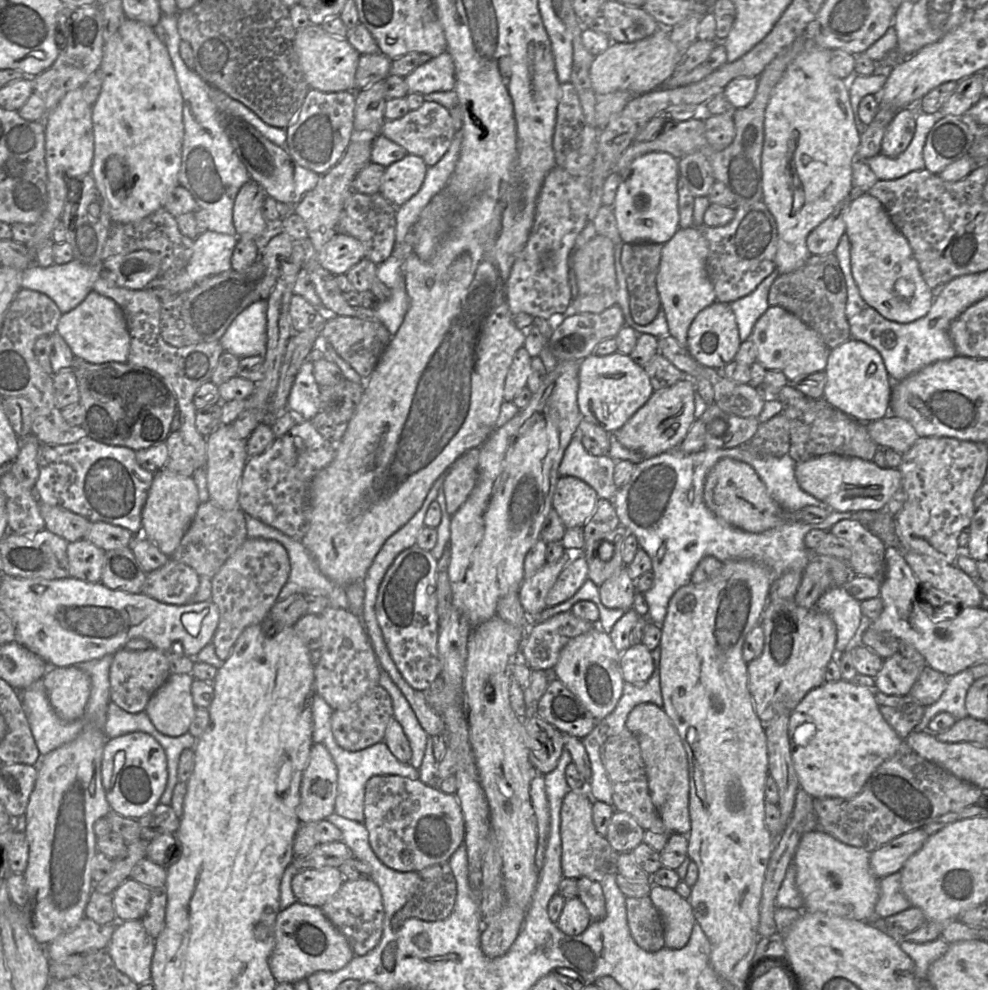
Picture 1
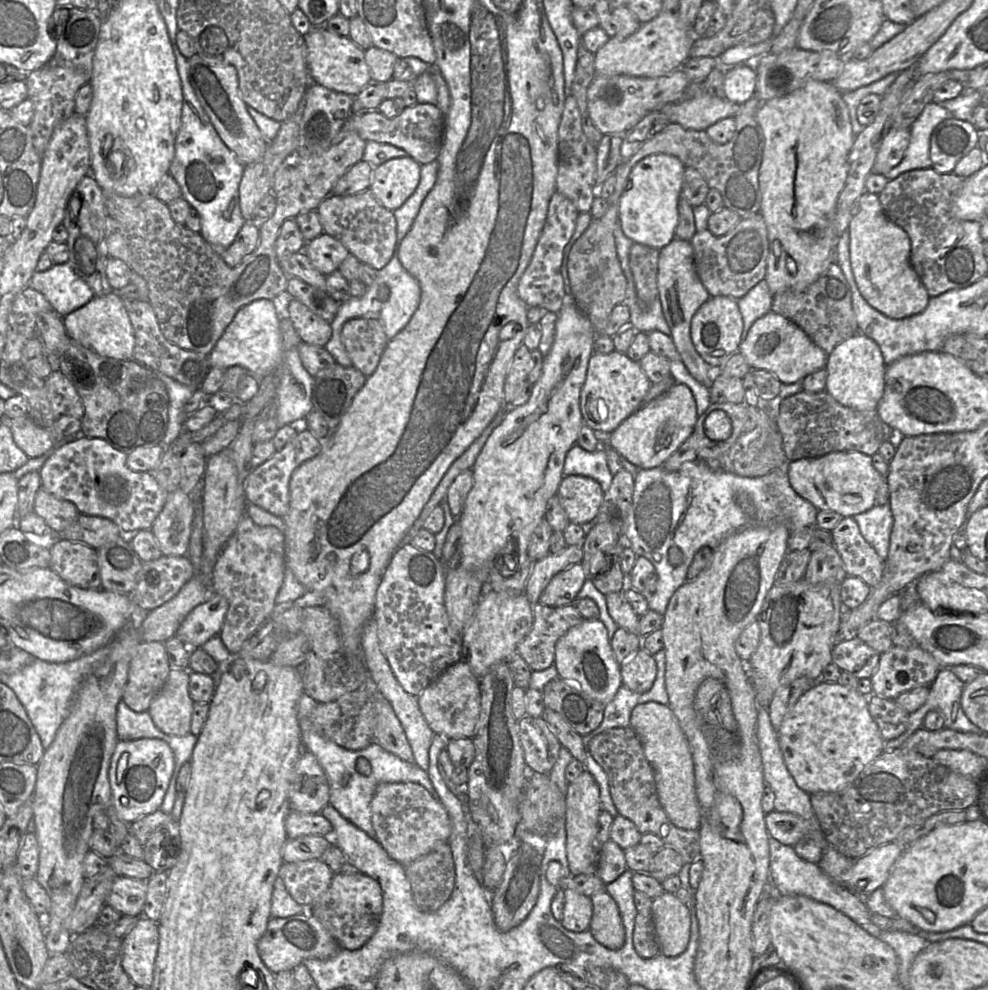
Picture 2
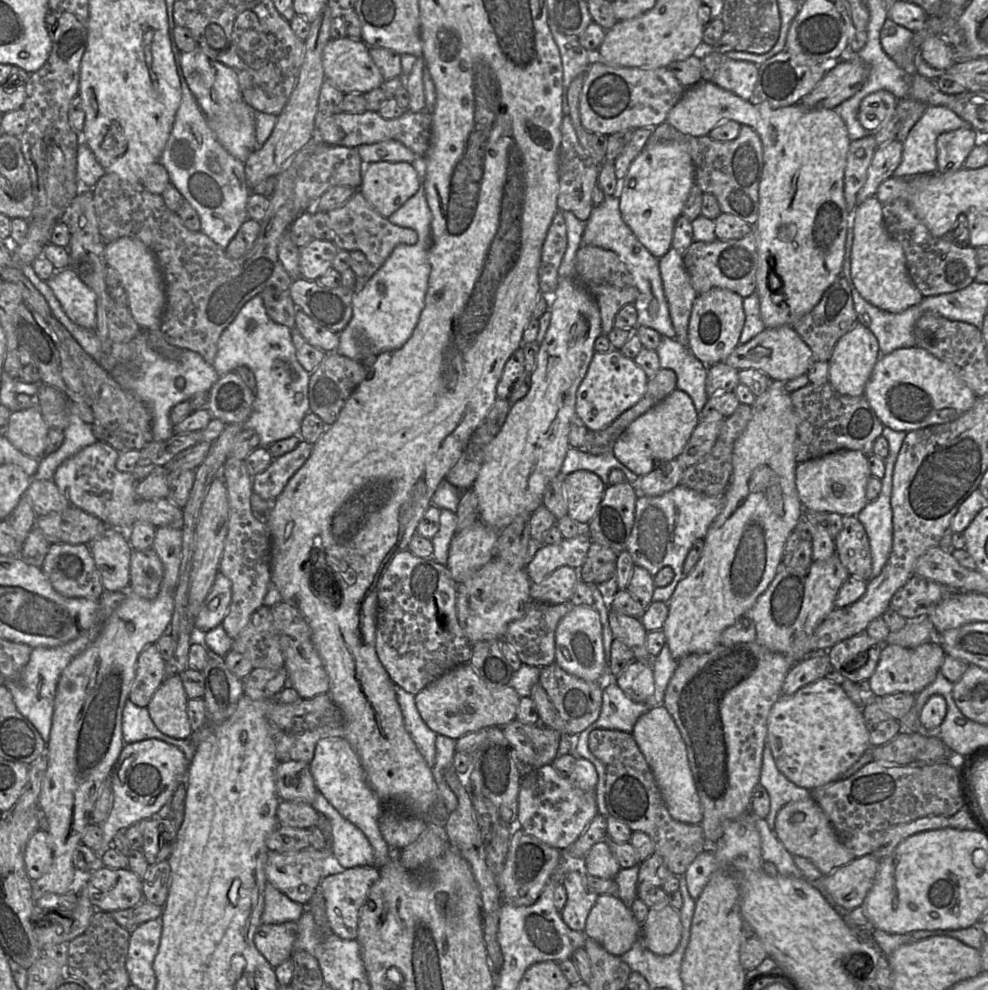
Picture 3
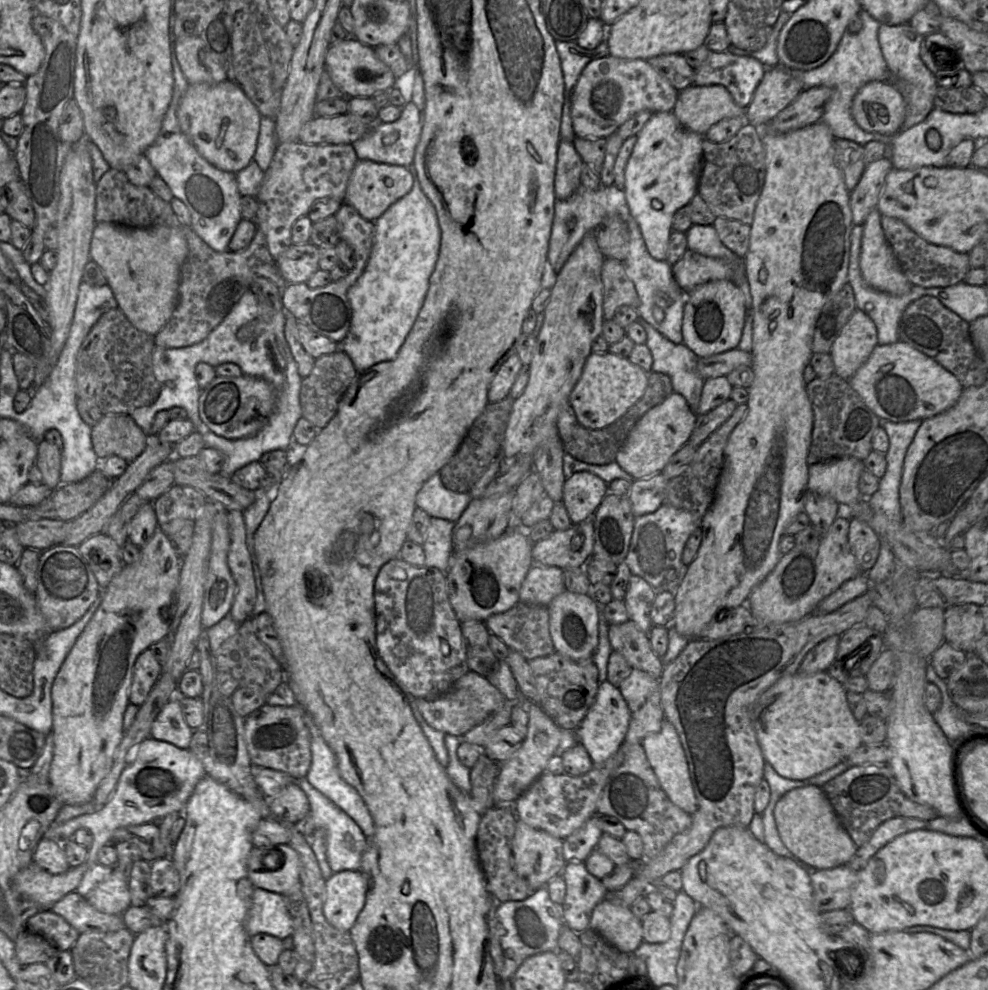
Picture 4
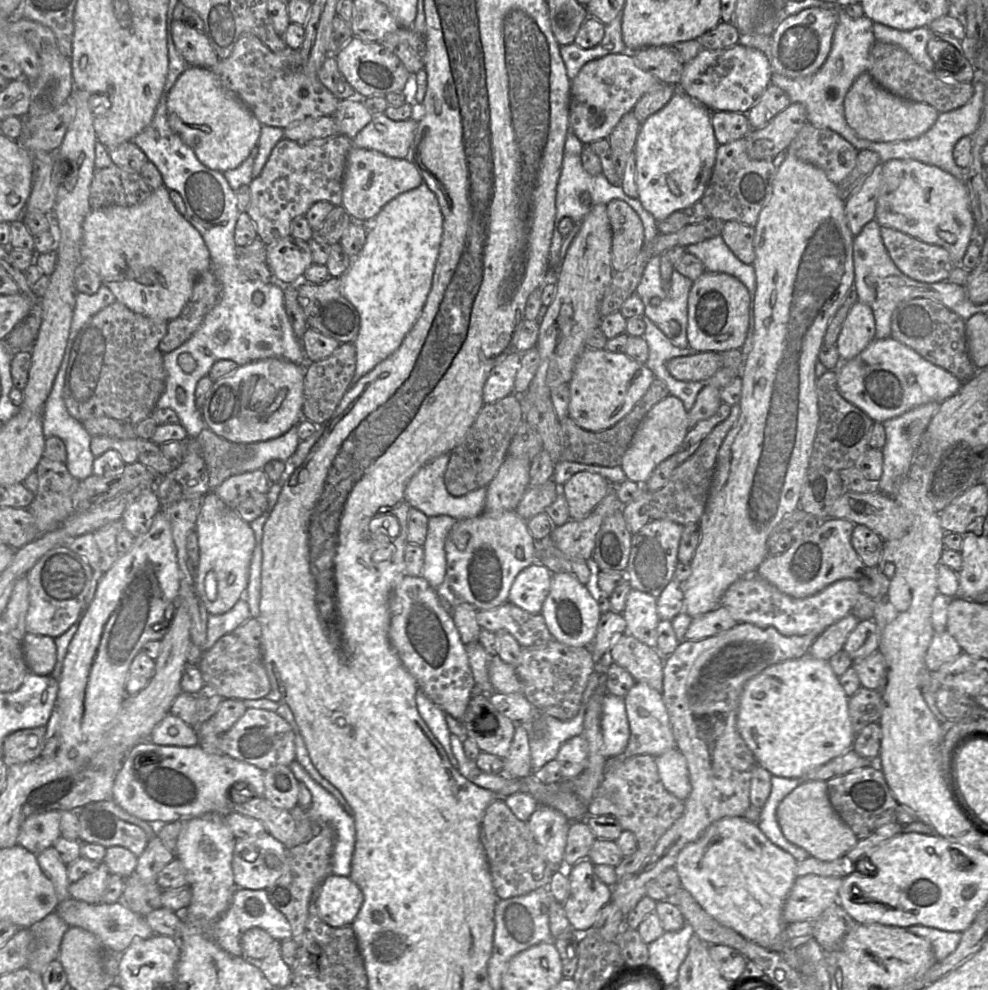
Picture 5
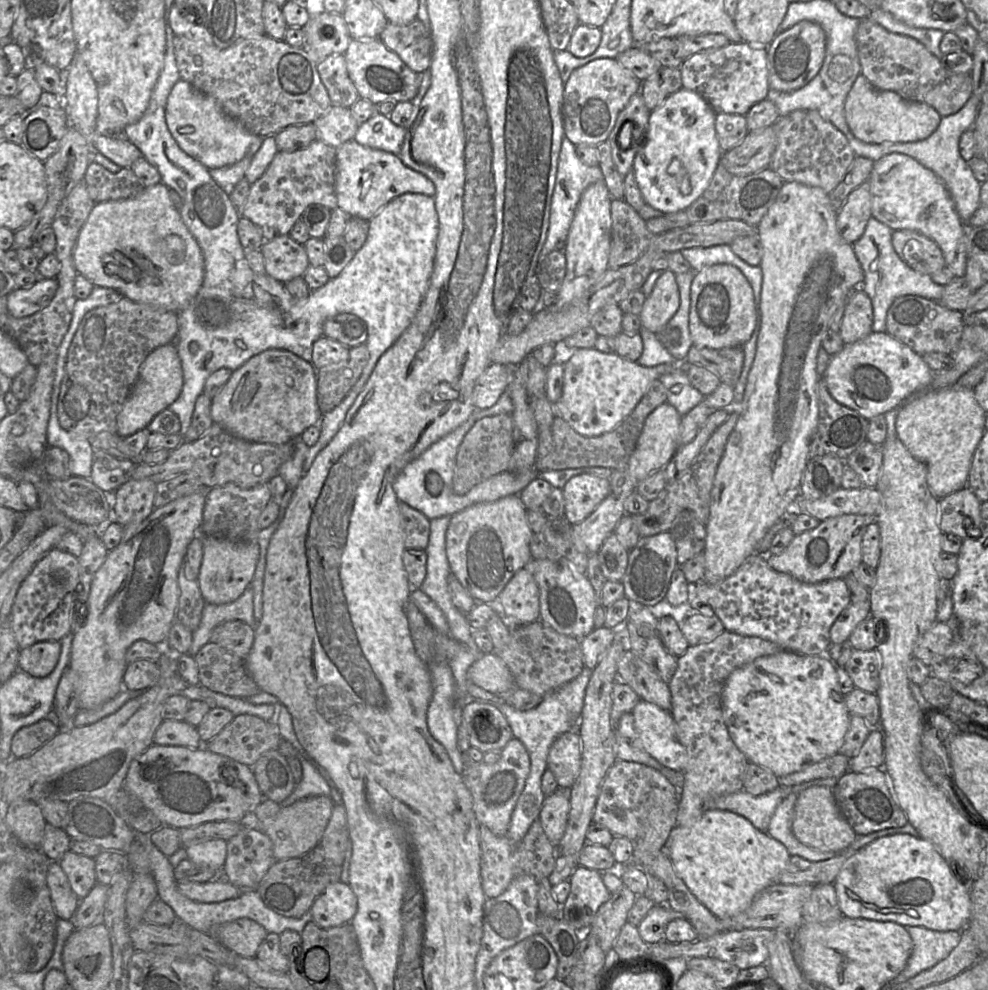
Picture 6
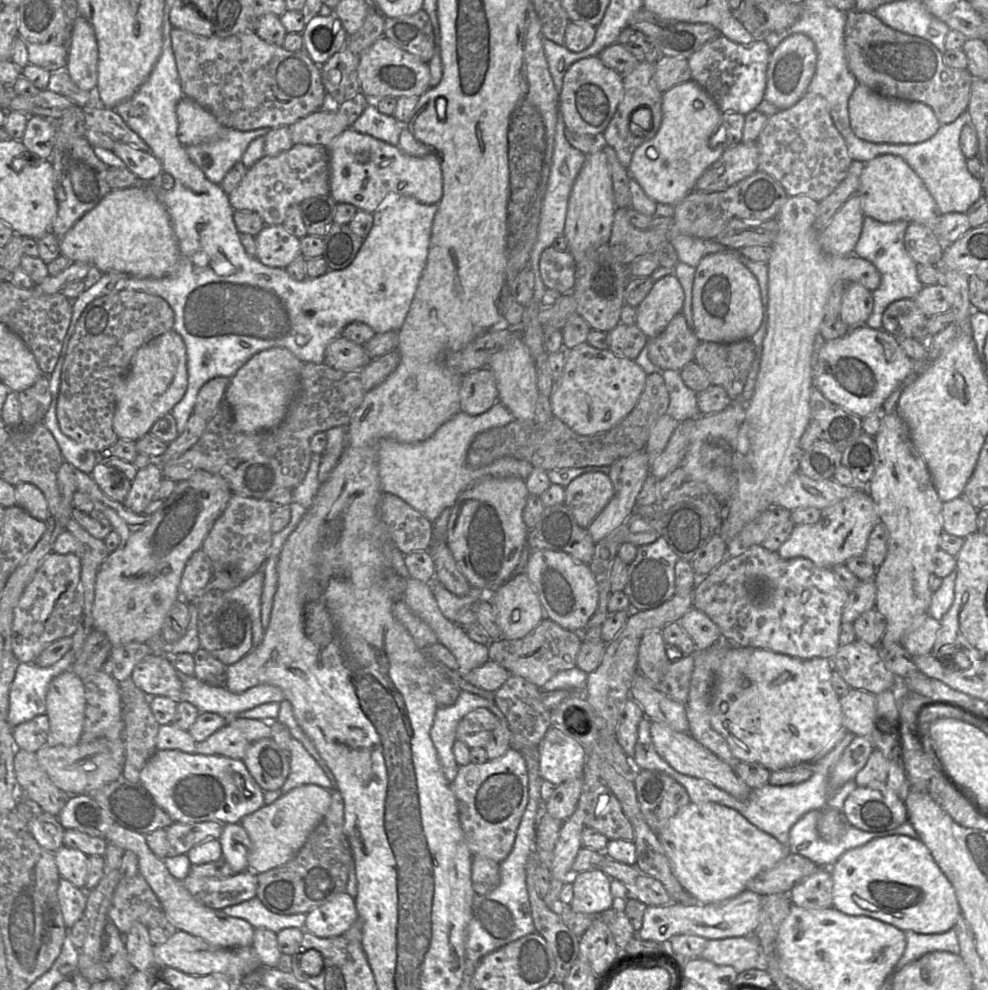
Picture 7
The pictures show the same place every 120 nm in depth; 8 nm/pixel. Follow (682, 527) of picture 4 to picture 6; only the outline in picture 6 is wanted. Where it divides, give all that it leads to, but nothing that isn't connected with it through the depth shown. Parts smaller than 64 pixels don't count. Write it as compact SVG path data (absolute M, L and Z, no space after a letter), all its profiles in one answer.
M669 531L640 537L629 552L628 565L621 581L625 596L630 601L648 607L655 606L666 597L672 574L678 566L676 545Z

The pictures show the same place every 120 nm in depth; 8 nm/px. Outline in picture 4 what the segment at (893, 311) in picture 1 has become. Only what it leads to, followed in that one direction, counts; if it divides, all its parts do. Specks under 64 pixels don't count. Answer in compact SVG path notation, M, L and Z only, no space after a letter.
M873 209L863 223L859 267L865 282L892 295L907 294L913 284L903 273L881 226L881 214Z

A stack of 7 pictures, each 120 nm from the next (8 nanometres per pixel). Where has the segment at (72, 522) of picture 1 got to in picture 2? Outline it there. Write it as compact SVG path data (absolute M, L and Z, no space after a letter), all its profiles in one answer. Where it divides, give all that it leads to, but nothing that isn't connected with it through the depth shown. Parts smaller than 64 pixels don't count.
M41 486L35 496L33 511L46 522L56 539L80 514L73 503L54 497Z

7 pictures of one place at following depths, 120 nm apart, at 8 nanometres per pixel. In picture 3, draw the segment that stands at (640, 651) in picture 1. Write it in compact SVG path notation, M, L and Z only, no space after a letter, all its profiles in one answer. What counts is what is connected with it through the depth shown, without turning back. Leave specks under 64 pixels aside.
M636 659L618 674L615 682L635 702L646 702L655 690L651 663Z

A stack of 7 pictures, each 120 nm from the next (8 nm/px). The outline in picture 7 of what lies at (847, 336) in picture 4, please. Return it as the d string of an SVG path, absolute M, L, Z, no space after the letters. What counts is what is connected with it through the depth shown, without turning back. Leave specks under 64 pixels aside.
M857 282L849 283L842 296L840 318L850 329L866 325L873 304L873 296L869 289Z

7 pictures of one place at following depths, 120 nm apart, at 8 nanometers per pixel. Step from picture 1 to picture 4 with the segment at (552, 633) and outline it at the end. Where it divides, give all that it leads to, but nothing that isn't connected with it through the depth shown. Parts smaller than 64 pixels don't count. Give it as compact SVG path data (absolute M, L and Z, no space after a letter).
M519 601L509 610L489 616L484 624L492 634L499 637L510 649L521 654L526 660L555 652L549 631L547 606Z

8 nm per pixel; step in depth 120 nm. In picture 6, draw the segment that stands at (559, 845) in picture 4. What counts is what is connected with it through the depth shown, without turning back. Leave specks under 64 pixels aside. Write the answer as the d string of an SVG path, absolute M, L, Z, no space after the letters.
M558 788L546 796L538 819L550 842L557 848L562 839L570 811L568 790Z

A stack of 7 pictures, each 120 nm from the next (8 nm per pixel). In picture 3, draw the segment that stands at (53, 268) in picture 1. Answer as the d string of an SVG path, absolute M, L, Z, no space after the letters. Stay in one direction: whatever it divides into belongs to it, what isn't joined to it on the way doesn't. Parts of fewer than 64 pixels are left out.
M67 267L56 271L46 283L72 322L95 330L96 294L73 269Z

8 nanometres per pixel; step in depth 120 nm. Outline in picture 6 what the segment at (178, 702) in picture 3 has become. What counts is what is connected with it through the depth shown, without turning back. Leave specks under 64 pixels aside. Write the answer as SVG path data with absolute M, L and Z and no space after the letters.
M163 720L155 732L153 743L188 748L199 748L203 745L197 727L185 720Z

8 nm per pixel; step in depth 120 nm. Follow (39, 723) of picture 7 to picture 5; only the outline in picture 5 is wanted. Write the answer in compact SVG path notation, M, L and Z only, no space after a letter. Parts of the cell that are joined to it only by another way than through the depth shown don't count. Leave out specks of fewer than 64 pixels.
M46 726L17 730L3 741L3 759L8 764L21 764L41 756Z

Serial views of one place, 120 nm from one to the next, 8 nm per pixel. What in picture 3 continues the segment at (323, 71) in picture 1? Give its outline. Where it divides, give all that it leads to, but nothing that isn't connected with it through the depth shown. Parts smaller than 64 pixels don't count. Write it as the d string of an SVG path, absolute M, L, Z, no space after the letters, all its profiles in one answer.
M349 36L339 39L331 38L323 50L322 56L325 79L330 80L345 94L368 93L381 87L385 81L381 71L369 53L369 46L361 39Z

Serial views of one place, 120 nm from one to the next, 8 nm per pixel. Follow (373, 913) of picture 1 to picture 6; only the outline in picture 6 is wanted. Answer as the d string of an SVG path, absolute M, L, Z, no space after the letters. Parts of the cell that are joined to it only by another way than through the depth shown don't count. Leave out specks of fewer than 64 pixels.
M338 881L315 899L308 915L319 927L332 928L351 922L357 906L357 897L350 885Z

